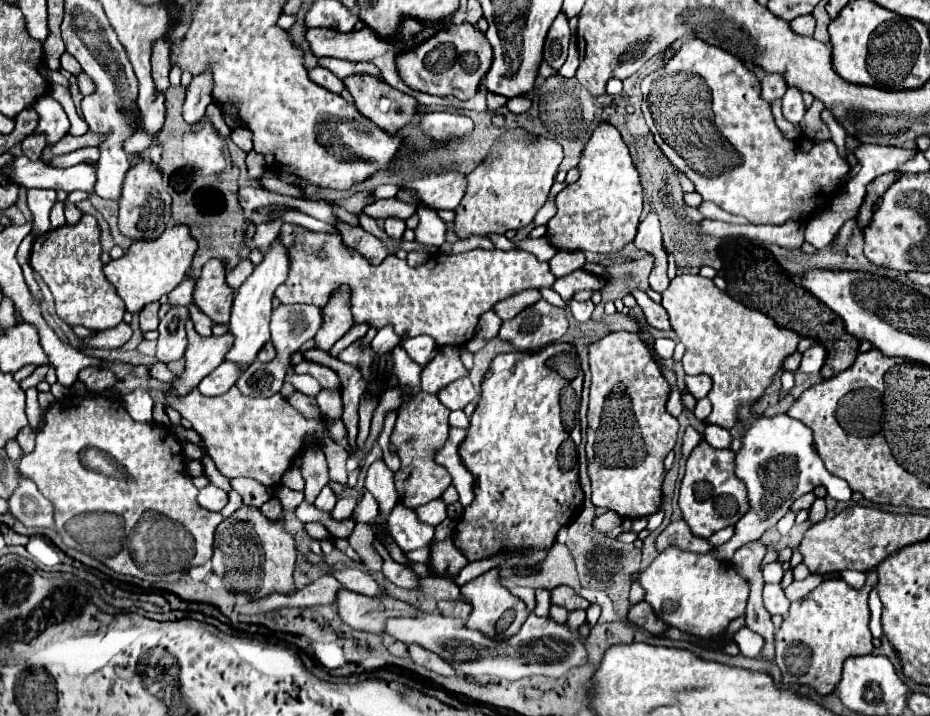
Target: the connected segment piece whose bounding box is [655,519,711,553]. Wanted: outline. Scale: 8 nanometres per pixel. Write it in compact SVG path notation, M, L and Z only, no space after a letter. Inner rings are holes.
M671 521L655 539L655 549L657 553L665 551L667 547L677 547L683 551L693 551L693 553L709 553L711 545L707 539L695 539L691 531L687 531L687 523L681 521Z

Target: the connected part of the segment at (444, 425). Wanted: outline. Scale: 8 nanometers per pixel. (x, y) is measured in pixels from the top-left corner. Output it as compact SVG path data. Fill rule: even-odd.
M425 391L413 397L407 397L401 409L397 411L397 423L391 433L391 443L395 445L395 449L401 449L397 451L399 459L409 459L403 463L409 463L411 469L395 471L395 489L399 493L399 501L409 509L417 509L437 499L451 483L451 475L447 473L447 469L435 463L435 455L439 453L439 449L445 445L449 437L449 413L451 411L445 405L441 405L437 397Z

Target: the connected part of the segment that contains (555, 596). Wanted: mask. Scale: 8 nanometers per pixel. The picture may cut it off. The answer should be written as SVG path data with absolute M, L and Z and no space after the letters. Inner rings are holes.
M555 587L555 589L551 589L549 591L551 593L551 603L555 603L555 605L561 605L561 607L565 607L565 609L569 609L569 611L573 611L573 609L587 609L589 607L589 601L585 601L583 597L579 597L573 589L569 589L569 587Z

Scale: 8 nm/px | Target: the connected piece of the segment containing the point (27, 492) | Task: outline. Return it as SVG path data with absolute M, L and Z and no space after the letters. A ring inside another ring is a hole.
M17 471L17 477L19 477L19 487L11 495L11 499L7 501L9 513L25 525L53 527L51 501L39 493L35 481L31 481L29 477L25 477L19 471Z

